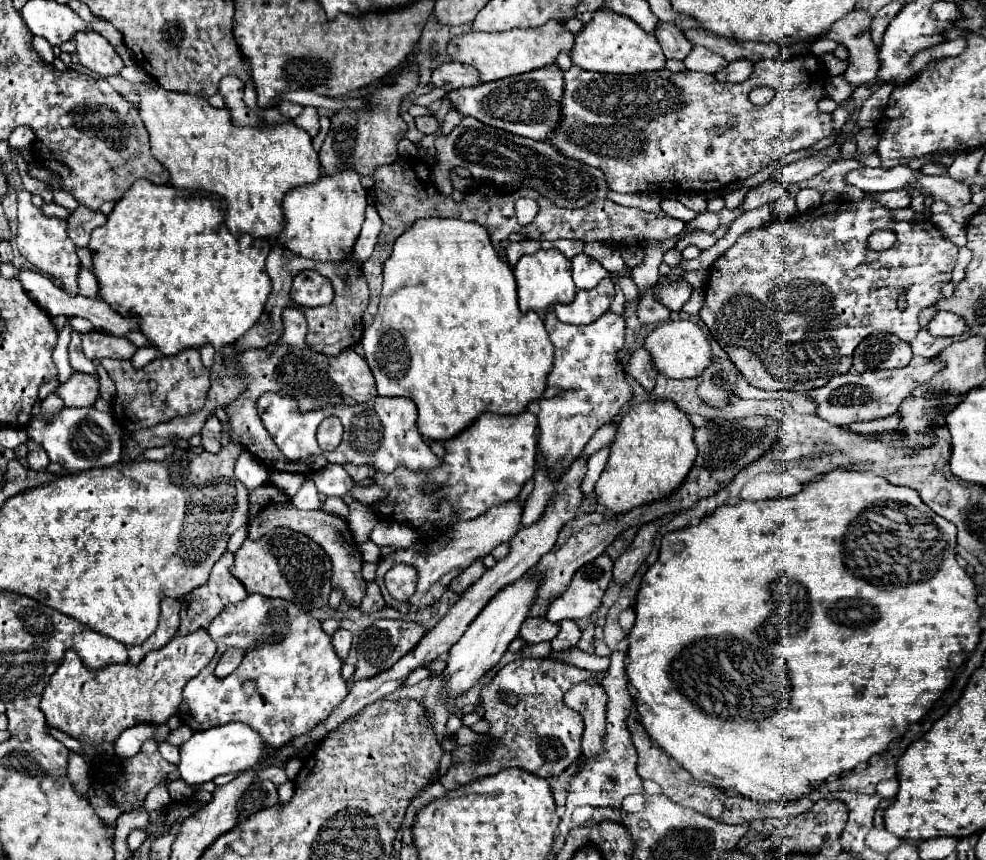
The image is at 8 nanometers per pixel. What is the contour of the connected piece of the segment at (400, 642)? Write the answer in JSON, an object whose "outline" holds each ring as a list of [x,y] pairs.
{"outline":[[[378,619],[378,621],[374,621],[360,635],[360,641],[358,641],[358,647],[356,647],[358,663],[356,663],[354,681],[374,677],[374,675],[386,671],[388,667],[392,667],[400,657],[404,657],[408,651],[412,651],[416,647],[416,643],[422,639],[422,635],[424,635],[424,625],[416,623],[416,621],[398,621],[398,619]]]}

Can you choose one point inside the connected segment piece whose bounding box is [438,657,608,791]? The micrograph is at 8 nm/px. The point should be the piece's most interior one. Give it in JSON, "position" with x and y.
{"position":[539,734]}

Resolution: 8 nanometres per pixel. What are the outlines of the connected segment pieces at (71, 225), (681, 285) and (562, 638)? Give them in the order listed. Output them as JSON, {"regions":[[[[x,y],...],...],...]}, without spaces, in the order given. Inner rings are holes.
{"regions":[[[[78,205],[78,209],[68,219],[68,237],[78,247],[86,247],[92,231],[104,223],[106,223],[106,215],[102,211],[92,211],[86,209],[84,205]]],[[[678,281],[674,285],[664,285],[658,289],[658,301],[666,305],[670,311],[682,311],[682,305],[690,299],[692,285],[686,281]]],[[[560,621],[558,627],[560,627],[558,635],[550,641],[552,649],[554,649],[554,651],[560,651],[560,649],[574,647],[574,645],[578,643],[578,639],[580,639],[580,629],[578,629],[578,625],[576,625],[574,621]]]]}

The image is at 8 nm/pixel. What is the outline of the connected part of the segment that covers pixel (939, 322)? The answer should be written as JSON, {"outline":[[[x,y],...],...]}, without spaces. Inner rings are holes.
{"outline":[[[938,311],[936,317],[928,325],[928,333],[934,337],[950,337],[950,335],[962,335],[966,331],[966,323],[962,317],[950,311]]]}

